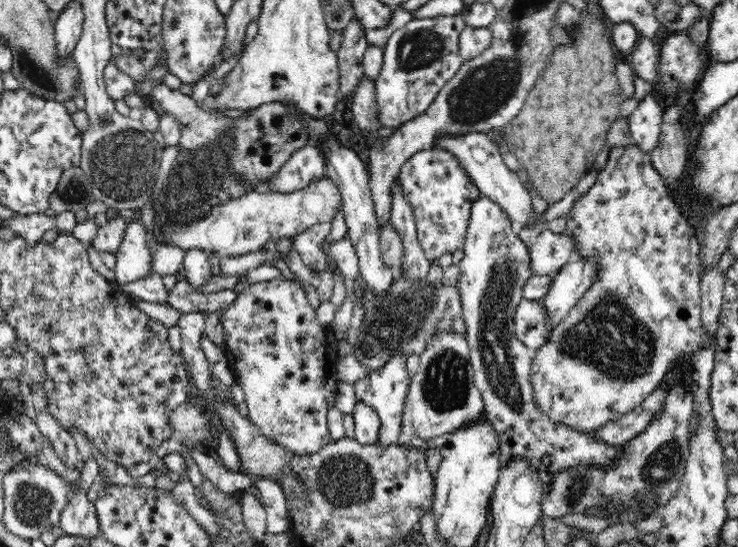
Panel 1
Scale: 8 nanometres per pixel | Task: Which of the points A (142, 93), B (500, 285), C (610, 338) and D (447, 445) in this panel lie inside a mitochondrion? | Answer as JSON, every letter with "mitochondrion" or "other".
{"A":"other","B":"mitochondrion","C":"mitochondrion","D":"other"}

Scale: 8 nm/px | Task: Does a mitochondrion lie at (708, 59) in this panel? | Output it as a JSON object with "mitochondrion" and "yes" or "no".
{"mitochondrion":"no"}

